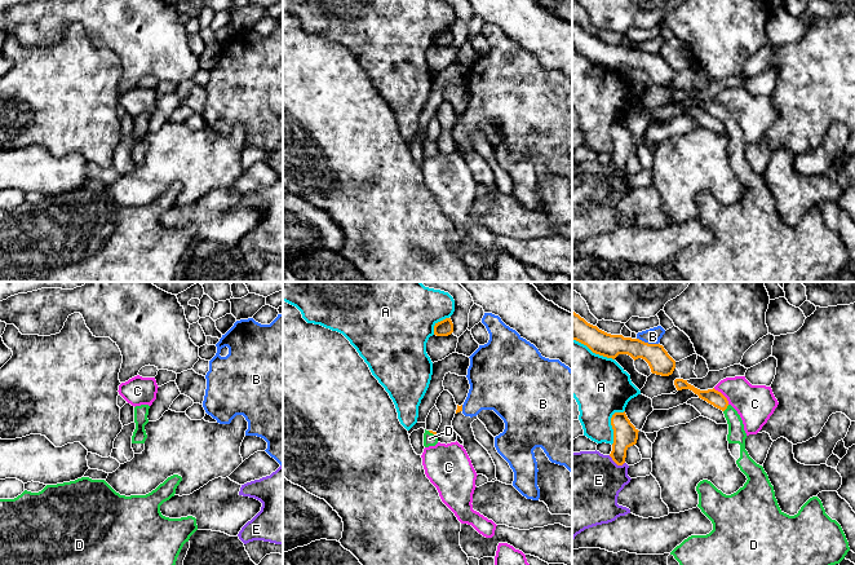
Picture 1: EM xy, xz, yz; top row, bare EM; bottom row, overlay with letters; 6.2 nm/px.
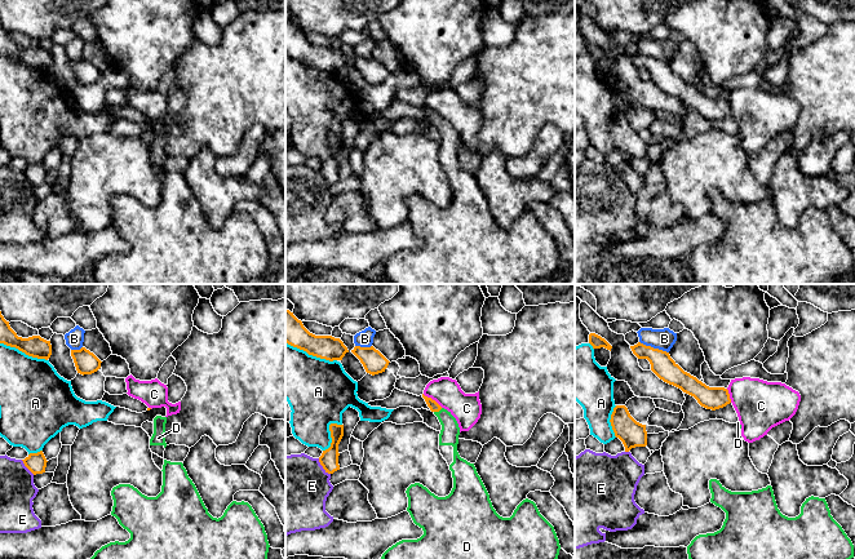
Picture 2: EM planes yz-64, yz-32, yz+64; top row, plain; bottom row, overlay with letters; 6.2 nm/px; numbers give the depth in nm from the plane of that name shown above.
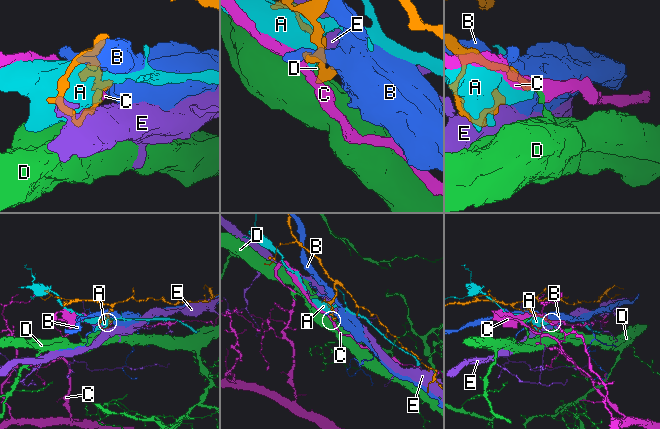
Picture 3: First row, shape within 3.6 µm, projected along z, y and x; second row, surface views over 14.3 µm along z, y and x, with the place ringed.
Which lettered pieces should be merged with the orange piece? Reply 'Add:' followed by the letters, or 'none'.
Add: D

